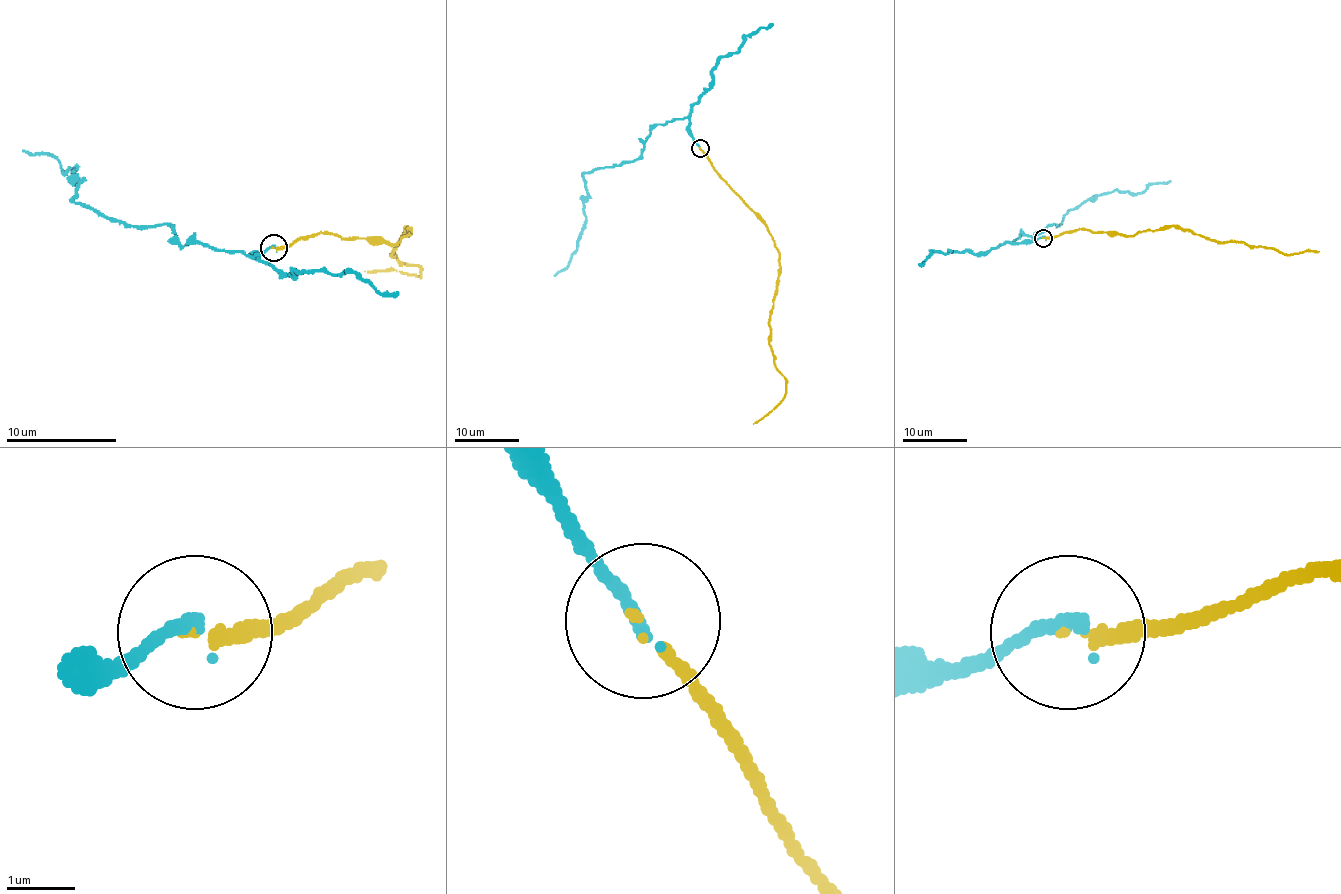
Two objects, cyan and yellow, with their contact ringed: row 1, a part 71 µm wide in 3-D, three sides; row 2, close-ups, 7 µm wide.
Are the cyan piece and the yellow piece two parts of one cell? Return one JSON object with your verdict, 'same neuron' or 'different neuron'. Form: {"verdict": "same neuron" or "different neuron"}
{"verdict": "same neuron"}

